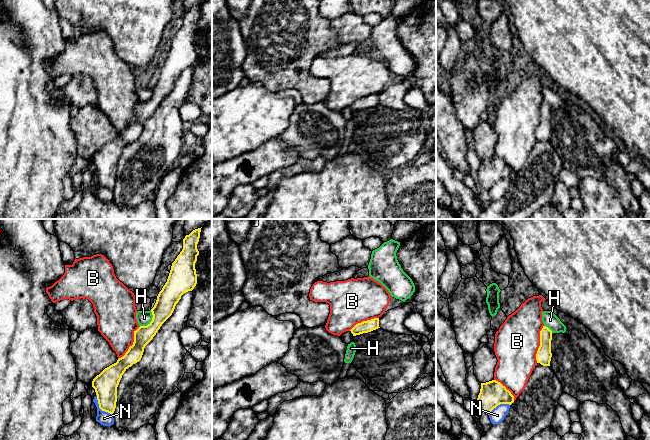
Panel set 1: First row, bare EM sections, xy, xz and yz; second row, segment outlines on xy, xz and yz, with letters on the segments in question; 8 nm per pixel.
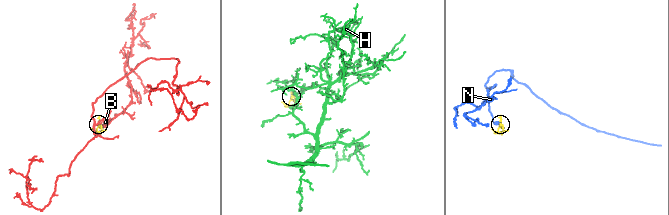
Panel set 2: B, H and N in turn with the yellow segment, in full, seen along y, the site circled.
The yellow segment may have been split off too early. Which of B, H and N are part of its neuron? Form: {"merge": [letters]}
{"merge": []}

